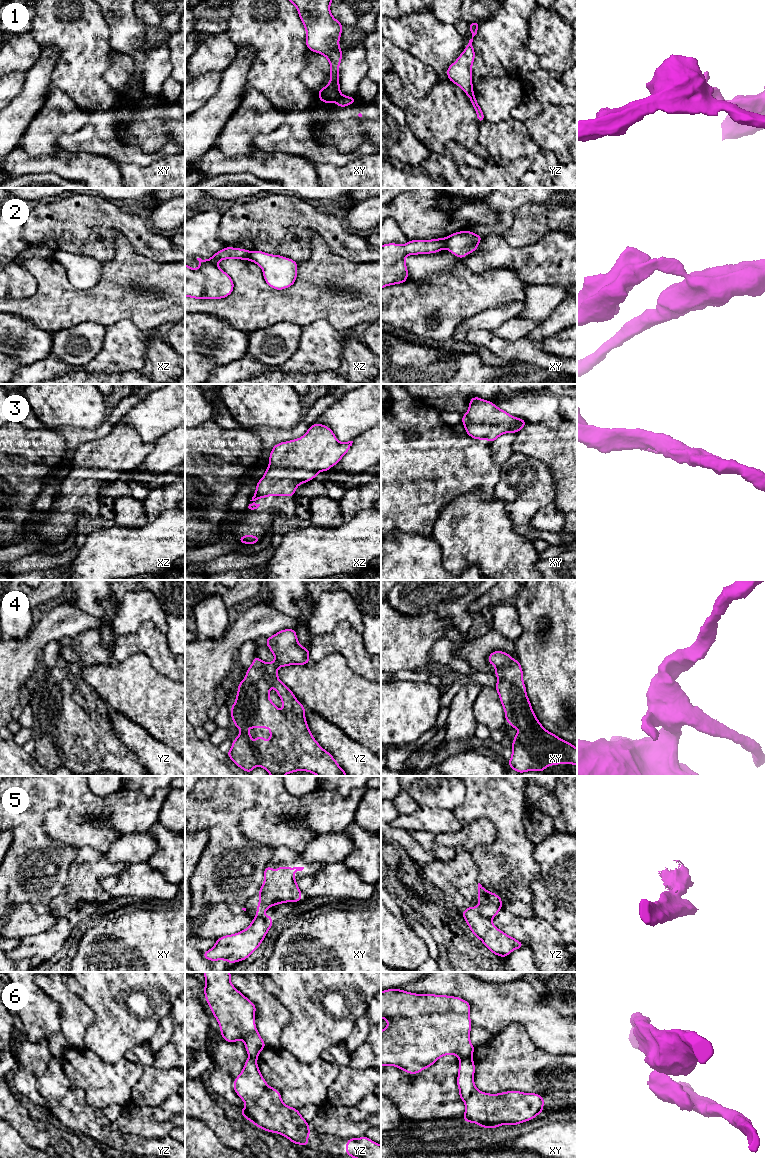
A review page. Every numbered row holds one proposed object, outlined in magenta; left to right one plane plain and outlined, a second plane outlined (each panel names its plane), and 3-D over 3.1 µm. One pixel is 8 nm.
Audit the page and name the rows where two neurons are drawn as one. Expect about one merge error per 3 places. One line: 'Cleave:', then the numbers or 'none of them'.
Cleave: 1, 2, 5, 6

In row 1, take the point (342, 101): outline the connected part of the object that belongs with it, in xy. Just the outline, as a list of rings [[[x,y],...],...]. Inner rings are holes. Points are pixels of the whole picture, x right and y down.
[[[341,95],[337,100],[336,100],[336,104],[343,108],[345,106],[348,106],[350,104],[353,104],[354,102],[356,102],[356,98],[354,97],[348,97],[345,95]]]

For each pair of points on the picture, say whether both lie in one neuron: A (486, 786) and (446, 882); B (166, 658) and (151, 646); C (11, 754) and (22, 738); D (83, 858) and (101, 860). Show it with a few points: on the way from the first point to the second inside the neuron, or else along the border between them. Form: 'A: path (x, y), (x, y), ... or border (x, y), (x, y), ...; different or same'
A: border (470, 852), (478, 874); different
B: path (162, 656), (155, 649); same
C: border (13, 735), (13, 739), (22, 747); different
D: path (87, 860), (97, 860); same

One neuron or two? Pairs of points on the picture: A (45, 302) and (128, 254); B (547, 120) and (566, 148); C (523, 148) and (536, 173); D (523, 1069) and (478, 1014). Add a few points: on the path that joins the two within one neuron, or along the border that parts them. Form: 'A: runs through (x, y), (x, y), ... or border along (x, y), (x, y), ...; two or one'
A: runs through (68, 302), (90, 302), (115, 277); one
B: runs through (554, 127), (566, 141); one
C: runs through (530, 153), (536, 159), (536, 166); one
D: border along (515, 1021), (506, 1025), (495, 1034); two

